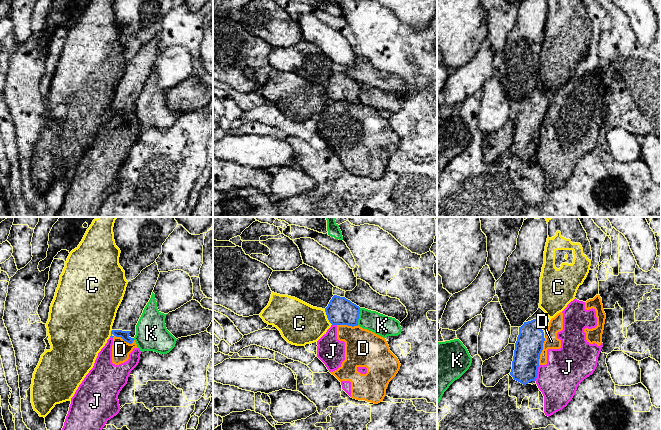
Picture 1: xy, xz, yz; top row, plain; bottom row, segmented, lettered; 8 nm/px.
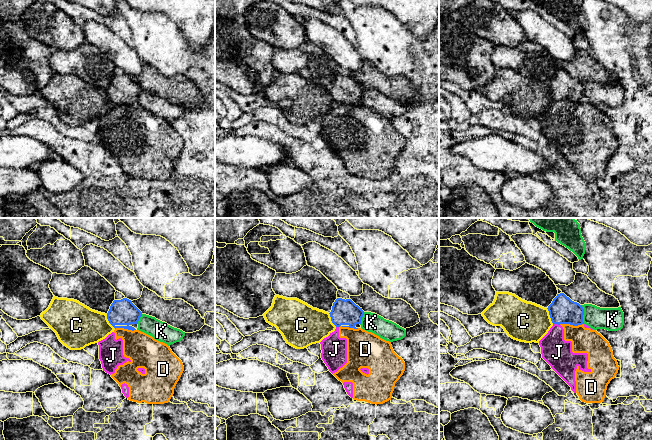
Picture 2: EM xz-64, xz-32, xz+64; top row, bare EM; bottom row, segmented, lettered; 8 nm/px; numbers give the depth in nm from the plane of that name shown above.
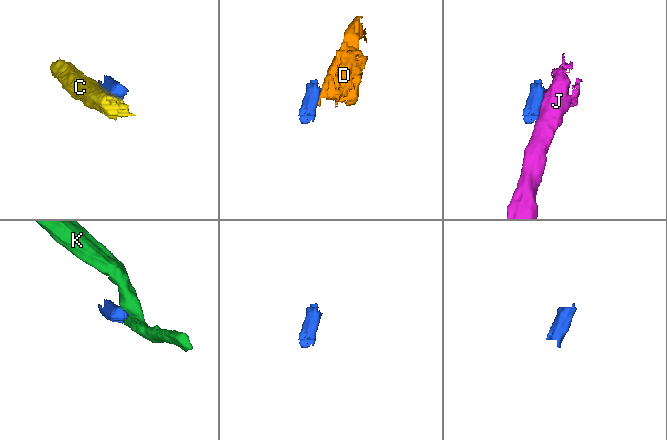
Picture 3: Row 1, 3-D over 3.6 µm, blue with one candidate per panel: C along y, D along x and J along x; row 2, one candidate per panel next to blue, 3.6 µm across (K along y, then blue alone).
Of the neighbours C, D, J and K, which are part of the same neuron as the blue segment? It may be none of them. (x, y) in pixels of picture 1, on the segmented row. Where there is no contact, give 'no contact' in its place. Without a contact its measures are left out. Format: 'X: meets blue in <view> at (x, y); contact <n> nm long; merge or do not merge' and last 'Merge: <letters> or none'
C: meets blue in xz at (327, 317); contact 140 nm long; do not merge
D: meets blue in yz at (542, 347); contact 280 nm long; do not merge
J: meets blue in yz at (536, 373); contact 130 nm long; do not merge
K: meets blue in xz at (358, 316); contact 140 nm long; do not merge
Merge: none

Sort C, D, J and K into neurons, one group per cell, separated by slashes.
C / D J / K

